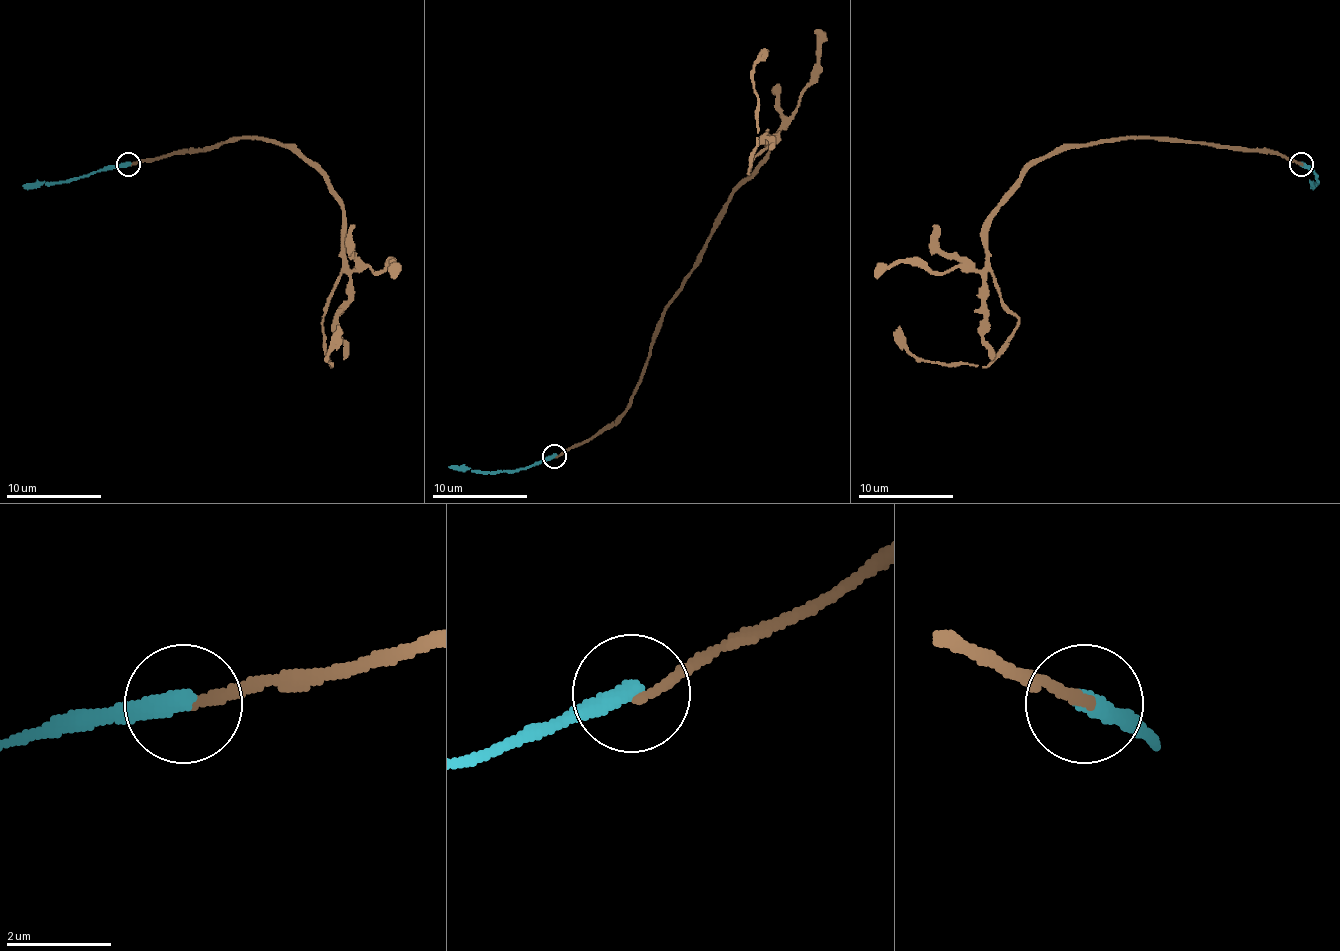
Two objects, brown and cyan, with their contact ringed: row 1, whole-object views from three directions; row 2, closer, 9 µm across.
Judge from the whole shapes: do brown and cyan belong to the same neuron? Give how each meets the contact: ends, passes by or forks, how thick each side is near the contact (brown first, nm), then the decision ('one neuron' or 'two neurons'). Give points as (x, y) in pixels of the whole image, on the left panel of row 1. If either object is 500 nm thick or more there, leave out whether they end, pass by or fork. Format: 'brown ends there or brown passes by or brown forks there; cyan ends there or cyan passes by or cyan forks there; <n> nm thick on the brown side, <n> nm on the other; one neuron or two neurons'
brown ends there; cyan ends there; 190 nm thick on the brown side, 380 nm on the other; two neurons

